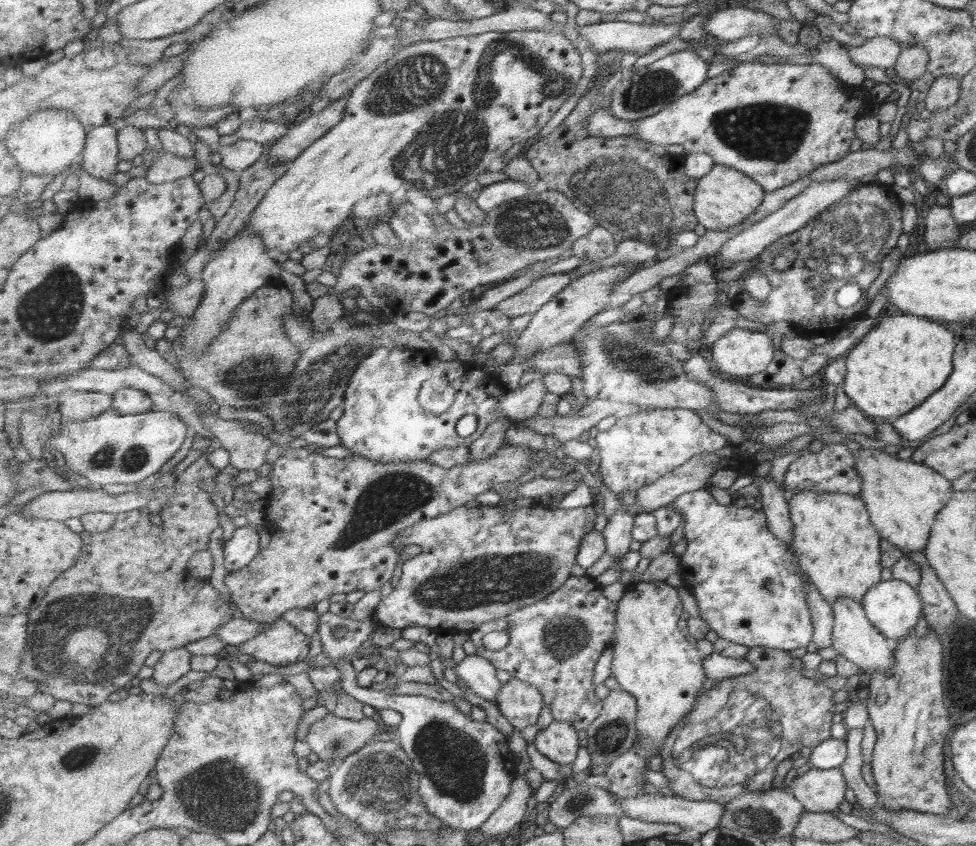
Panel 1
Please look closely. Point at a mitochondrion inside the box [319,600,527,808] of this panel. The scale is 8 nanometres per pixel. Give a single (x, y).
(454, 763)

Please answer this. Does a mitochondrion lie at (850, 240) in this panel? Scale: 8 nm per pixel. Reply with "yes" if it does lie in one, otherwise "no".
yes

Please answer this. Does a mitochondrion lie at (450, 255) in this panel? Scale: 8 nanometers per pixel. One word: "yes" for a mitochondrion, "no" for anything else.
no

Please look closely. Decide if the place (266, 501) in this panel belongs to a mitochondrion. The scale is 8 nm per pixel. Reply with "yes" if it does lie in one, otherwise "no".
no

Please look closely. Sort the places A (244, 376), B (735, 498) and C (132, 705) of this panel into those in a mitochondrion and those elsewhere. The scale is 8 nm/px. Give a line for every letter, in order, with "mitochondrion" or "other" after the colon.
A: mitochondrion
B: other
C: other

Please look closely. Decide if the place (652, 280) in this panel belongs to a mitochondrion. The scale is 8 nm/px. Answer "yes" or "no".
no

